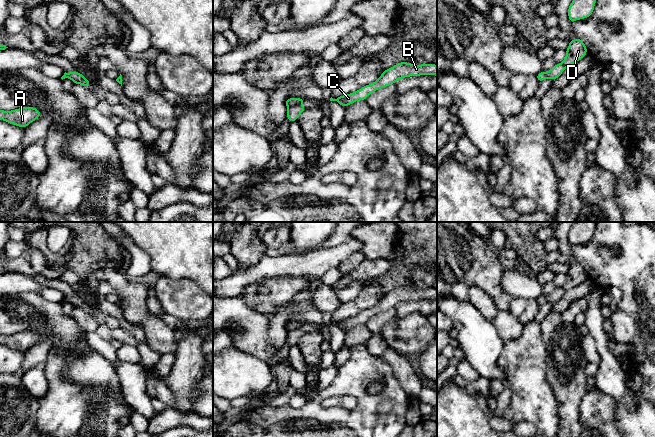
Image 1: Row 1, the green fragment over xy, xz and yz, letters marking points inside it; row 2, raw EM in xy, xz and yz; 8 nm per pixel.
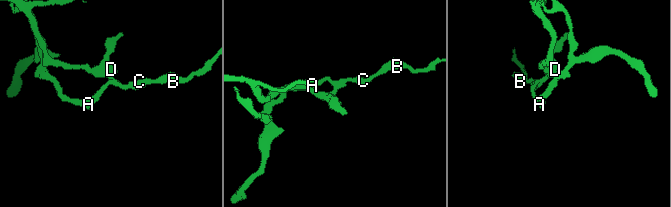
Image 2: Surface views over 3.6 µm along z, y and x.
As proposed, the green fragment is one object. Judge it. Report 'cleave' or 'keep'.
cleave

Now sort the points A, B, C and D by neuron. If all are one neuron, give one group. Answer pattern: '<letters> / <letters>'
A B C / D

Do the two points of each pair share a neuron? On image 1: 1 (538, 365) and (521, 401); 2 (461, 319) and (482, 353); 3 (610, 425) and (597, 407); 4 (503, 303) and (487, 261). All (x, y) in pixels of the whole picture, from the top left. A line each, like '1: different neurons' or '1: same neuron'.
1: same neuron
2: same neuron
3: same neuron
4: same neuron

